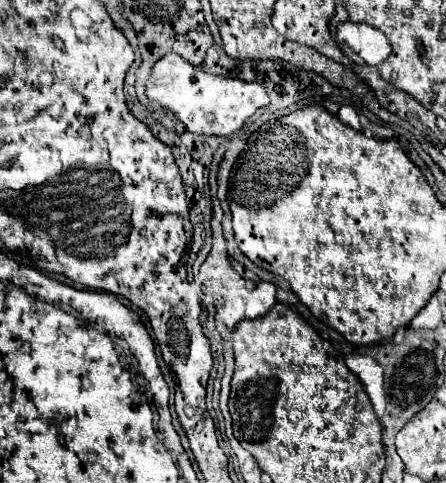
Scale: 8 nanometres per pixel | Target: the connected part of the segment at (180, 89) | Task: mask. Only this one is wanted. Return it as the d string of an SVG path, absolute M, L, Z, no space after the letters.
M168 53L158 59L146 83L146 97L152 103L162 105L164 109L170 109L190 133L220 137L228 137L238 131L248 117L270 103L270 97L260 83L248 83L206 73L204 69L190 65L184 57L176 53Z

